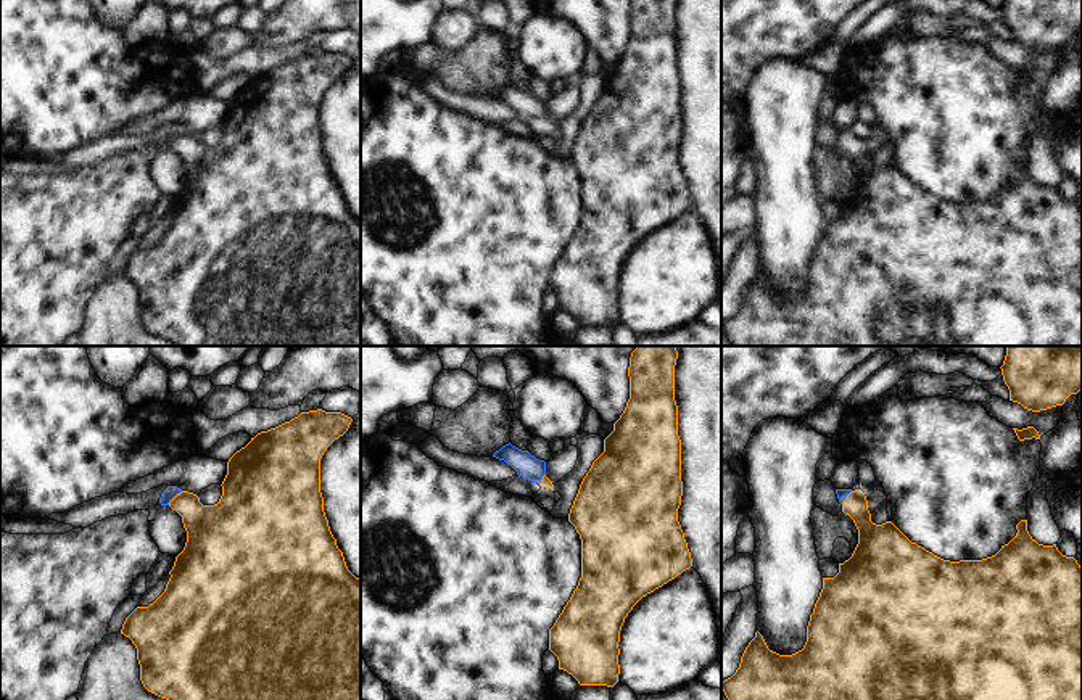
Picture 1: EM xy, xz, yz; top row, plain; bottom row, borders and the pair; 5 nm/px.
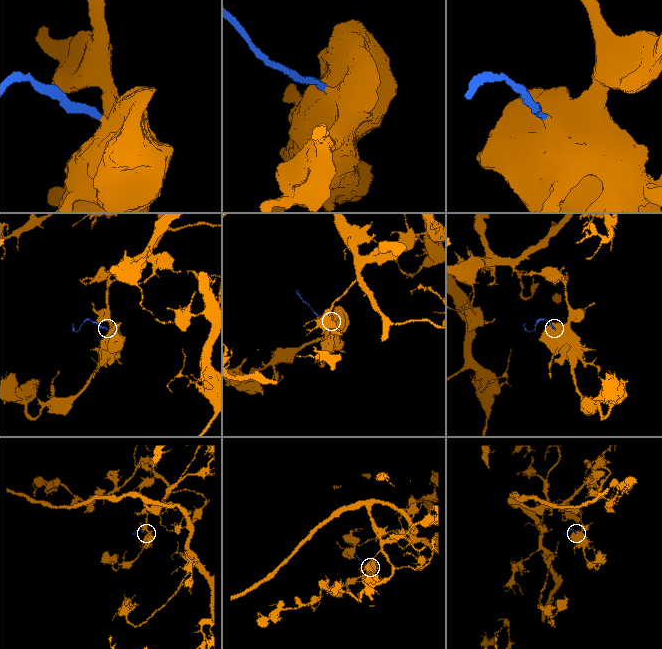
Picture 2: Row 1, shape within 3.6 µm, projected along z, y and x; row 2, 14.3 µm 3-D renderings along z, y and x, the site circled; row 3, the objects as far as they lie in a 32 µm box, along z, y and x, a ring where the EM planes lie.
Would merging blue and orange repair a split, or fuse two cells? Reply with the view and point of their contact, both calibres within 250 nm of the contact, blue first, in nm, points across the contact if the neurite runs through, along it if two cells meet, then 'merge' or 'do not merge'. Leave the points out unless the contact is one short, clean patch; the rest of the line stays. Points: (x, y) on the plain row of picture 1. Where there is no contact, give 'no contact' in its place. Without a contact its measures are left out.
xy (174, 135) | 70/260 nm | across xy (169, 132), (174, 135), (211, 169) | merge

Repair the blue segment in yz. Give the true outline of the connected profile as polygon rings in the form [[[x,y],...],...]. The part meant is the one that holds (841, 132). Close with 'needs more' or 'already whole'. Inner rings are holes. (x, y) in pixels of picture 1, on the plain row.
[[[836,129],[842,151],[858,169],[858,183],[849,200],[839,203],[834,217],[823,217],[823,229],[807,266],[807,282],[792,294],[768,288],[757,270],[745,286],[736,312],[721,320],[731,346],[1082,346],[1082,206],[1074,196],[1063,195],[1056,183],[1039,183],[1027,171],[1027,159],[1016,164],[1016,175],[982,200],[944,200],[911,182],[892,161],[871,161],[868,140],[861,129]]]; needs more

